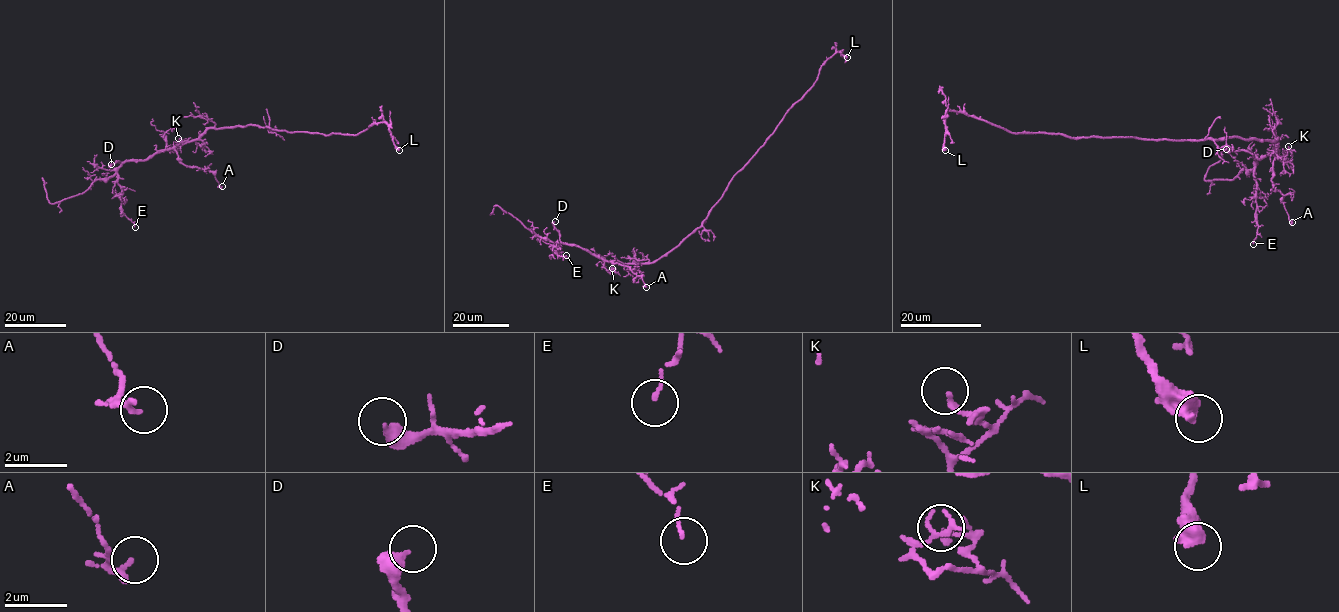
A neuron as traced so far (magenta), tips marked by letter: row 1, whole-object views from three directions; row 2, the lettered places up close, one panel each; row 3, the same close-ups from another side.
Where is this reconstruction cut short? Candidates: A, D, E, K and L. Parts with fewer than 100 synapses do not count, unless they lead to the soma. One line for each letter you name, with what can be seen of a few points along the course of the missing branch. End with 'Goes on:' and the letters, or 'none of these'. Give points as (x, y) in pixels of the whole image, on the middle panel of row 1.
Goes on: none of these

